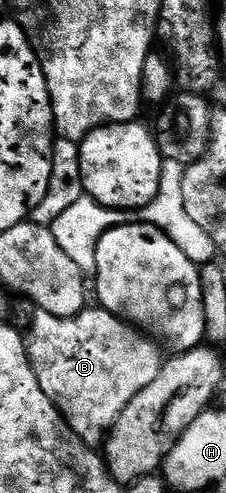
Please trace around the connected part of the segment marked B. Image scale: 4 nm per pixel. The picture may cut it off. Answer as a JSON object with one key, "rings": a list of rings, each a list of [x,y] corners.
{"rings":[[[98,305],[73,317],[57,317],[39,310],[25,342],[41,389],[45,389],[73,434],[92,449],[104,442],[125,405],[145,385],[153,385],[153,377],[165,362],[156,340]]]}

